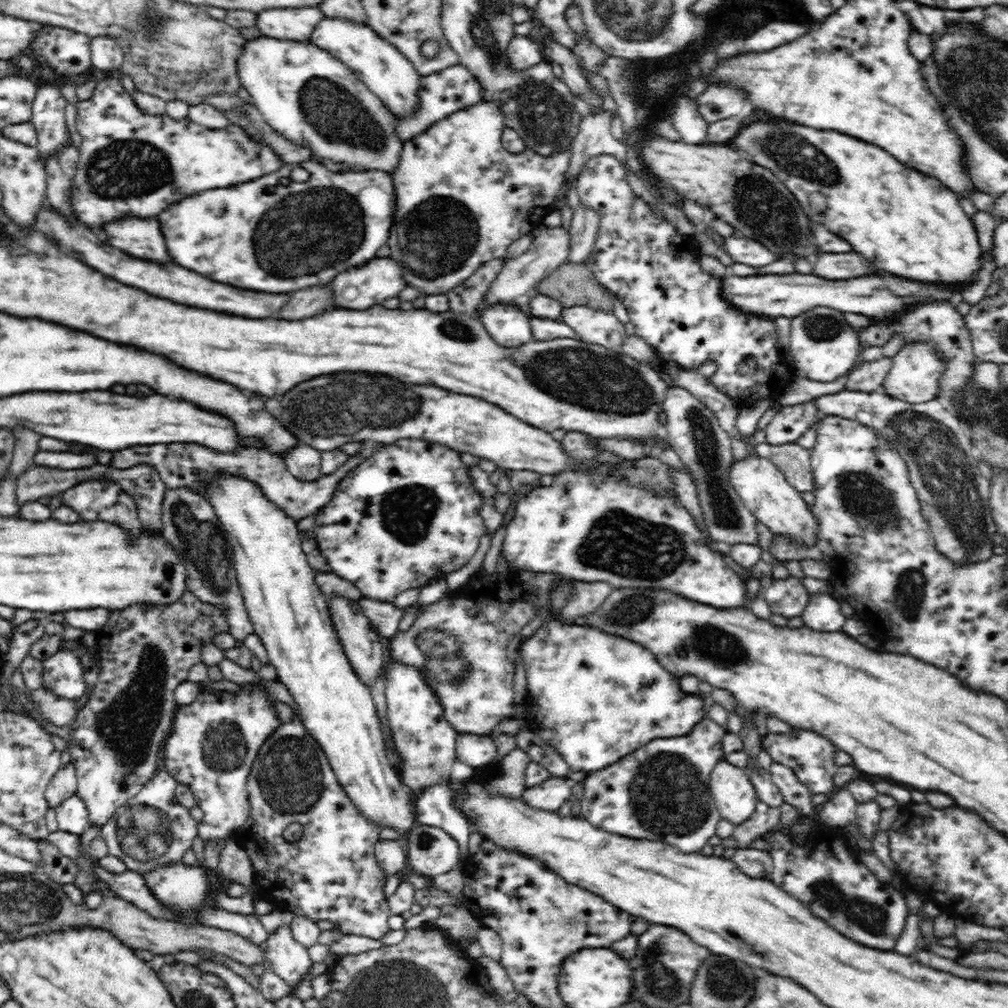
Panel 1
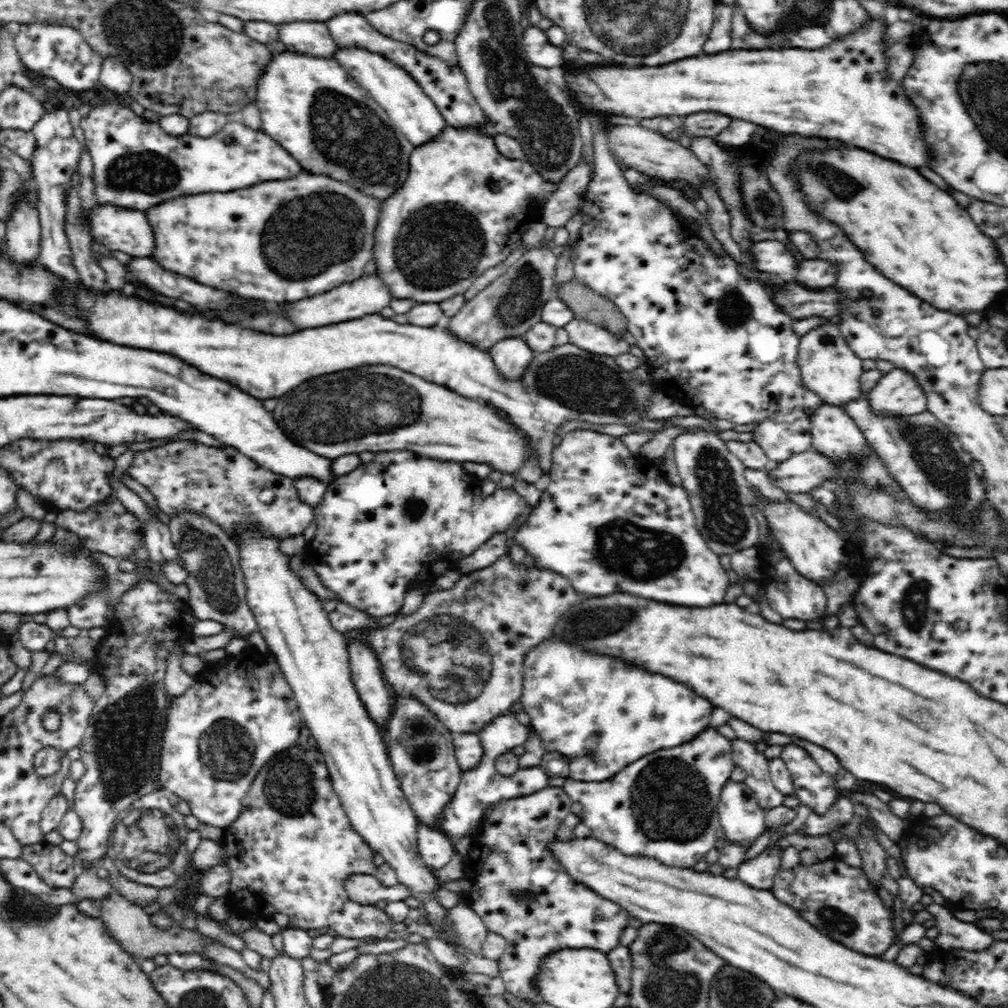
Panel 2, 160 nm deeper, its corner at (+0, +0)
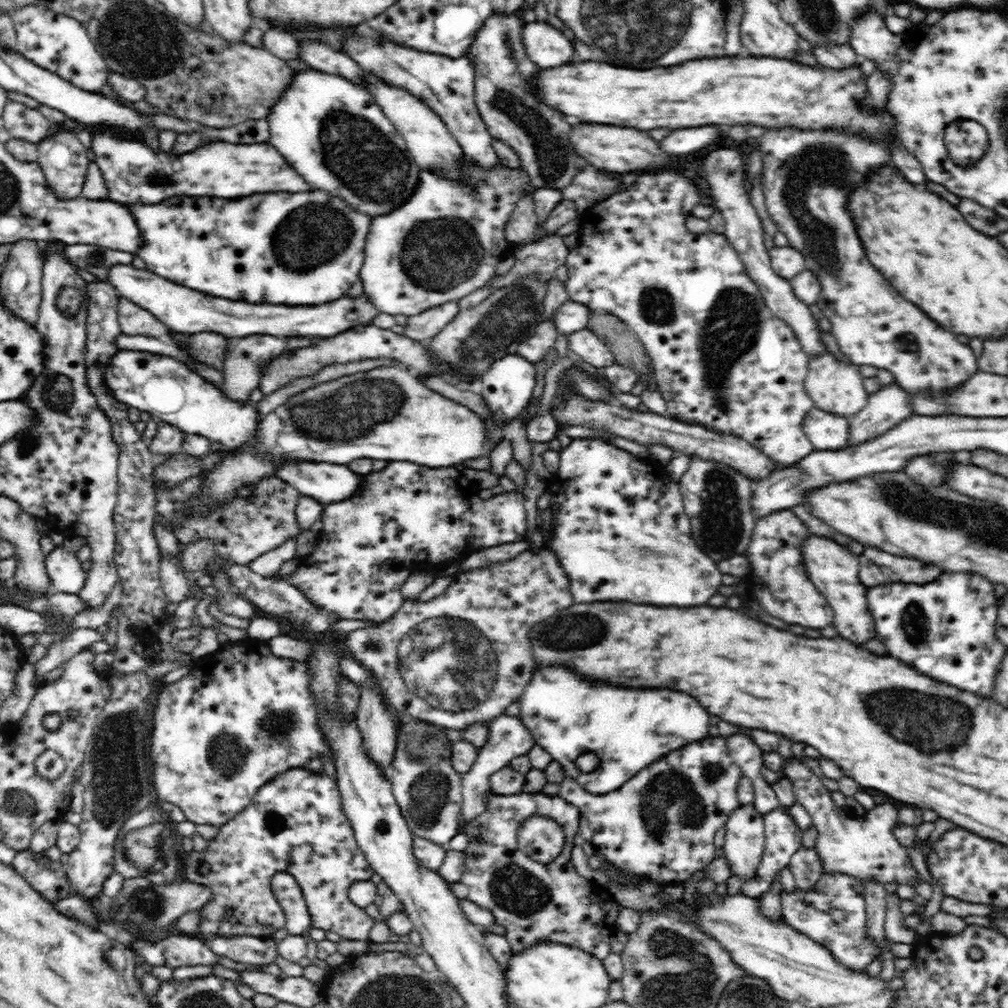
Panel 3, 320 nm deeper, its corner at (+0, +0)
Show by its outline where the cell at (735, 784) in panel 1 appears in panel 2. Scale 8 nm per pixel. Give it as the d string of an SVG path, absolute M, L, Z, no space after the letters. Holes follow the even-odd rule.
M730 779L722 786L720 802L718 802L719 821L726 840L734 845L746 845L748 849L760 838L764 830L764 812L756 800L754 791L745 782L735 782Z

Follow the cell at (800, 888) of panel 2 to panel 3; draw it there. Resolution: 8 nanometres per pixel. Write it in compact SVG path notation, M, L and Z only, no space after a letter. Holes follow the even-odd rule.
M824 873L810 891L796 888L793 893L787 893L783 890L780 897L784 921L824 945L840 964L853 972L862 973L880 954L880 946L867 936L865 889L860 881L846 874Z

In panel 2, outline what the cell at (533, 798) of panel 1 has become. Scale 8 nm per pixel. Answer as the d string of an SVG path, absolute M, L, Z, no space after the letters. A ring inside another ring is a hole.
M545 786L540 792L500 801L485 821L480 821L470 854L465 859L464 878L472 889L468 889L467 896L461 895L461 898L480 916L489 931L506 939L506 950L498 960L499 976L504 981L506 992L527 1001L545 1003L534 987L539 964L545 956L565 948L593 948L610 952L620 945L622 931L628 926L629 915L618 904L600 897L588 886L574 880L549 848L557 838L560 824L570 814L572 803L562 786Z

